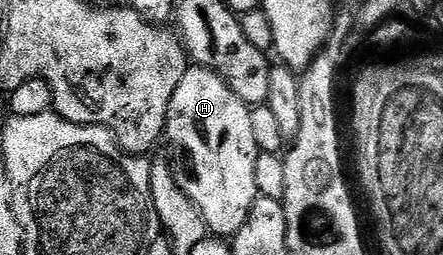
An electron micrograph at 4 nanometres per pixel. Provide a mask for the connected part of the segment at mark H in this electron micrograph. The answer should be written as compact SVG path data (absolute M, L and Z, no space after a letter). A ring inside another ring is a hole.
M198 67L188 68L187 73L177 83L177 91L173 91L173 99L169 103L167 112L167 127L165 130L165 145L171 148L170 164L175 171L177 183L185 195L194 203L203 217L204 226L211 229L216 238L230 239L235 236L245 223L251 205L260 196L256 166L260 153L257 143L253 139L253 126L249 120L251 109L240 97L233 95L233 91L220 79L212 69Z

